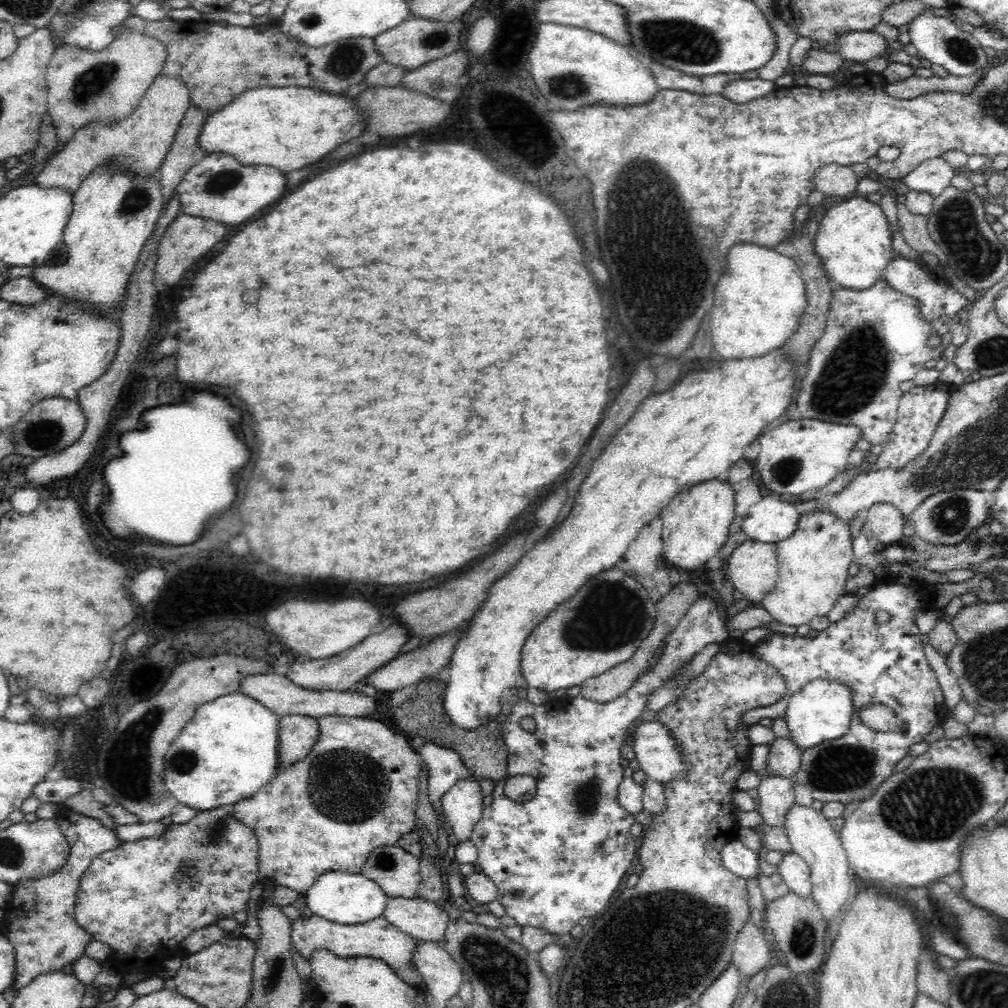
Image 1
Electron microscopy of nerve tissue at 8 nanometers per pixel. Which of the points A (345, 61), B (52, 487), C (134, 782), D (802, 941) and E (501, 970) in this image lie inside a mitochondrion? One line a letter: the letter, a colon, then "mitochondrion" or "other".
A: mitochondrion
B: other
C: mitochondrion
D: mitochondrion
E: mitochondrion

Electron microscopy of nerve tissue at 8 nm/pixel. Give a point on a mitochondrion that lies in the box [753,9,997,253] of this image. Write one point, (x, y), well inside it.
(964, 53)

